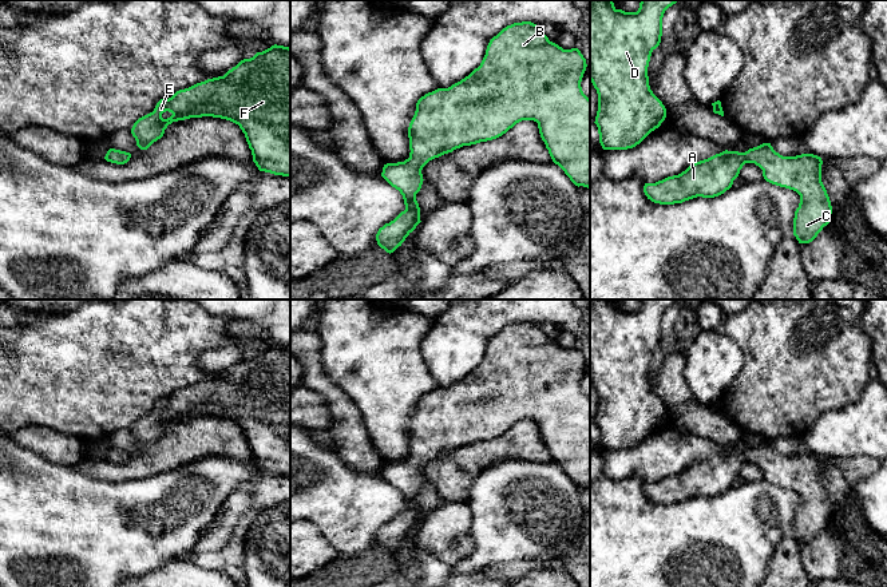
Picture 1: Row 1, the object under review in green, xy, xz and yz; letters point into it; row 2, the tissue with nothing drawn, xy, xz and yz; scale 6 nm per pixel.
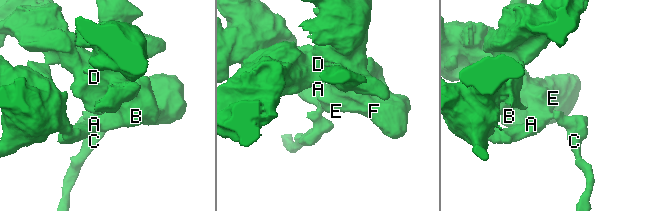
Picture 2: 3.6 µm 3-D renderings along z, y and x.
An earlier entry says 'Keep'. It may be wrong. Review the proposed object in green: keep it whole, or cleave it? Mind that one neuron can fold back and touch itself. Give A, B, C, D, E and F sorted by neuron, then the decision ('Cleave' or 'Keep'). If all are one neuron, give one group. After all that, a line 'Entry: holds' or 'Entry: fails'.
Groups: A B C D E F. Keep
Entry: holds

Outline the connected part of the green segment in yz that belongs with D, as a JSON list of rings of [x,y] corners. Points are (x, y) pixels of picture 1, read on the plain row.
[[[590,300],[590,381],[598,393],[595,424],[603,449],[627,449],[639,444],[666,417],[666,408],[649,385],[648,366],[652,352],[660,345],[662,317],[677,300],[641,300],[637,312],[614,306],[613,300]]]

